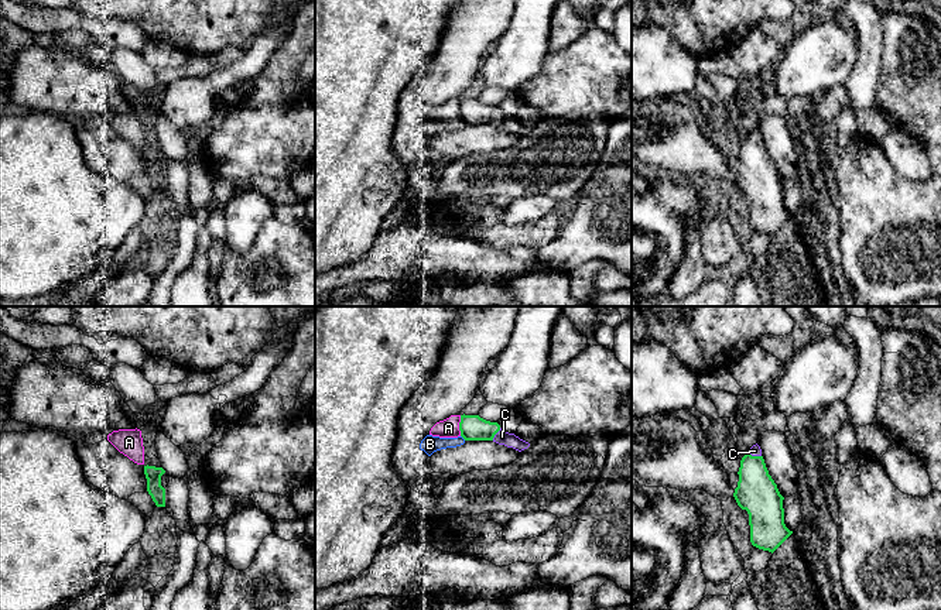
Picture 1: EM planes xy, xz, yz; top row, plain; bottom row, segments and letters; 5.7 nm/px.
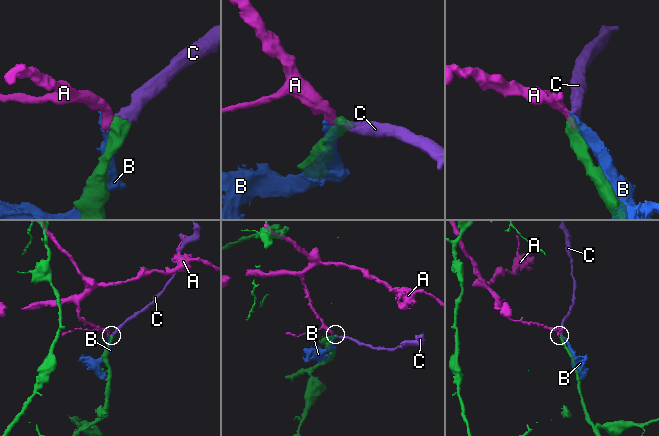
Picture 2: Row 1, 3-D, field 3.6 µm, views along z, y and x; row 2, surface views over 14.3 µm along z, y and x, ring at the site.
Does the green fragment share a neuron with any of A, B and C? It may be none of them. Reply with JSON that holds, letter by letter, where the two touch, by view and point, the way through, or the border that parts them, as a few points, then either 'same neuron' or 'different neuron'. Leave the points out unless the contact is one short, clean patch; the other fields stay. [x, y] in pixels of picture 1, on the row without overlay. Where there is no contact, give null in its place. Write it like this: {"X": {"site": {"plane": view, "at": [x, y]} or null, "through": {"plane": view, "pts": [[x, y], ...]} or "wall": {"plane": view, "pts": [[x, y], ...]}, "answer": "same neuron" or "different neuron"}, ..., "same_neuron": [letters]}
{"A": {"site": {"plane": "xz", "at": [459, 109]}, "wall": {"plane": "xz", "pts": [[461, 99], [459, 119]]}, "answer": "different neuron"}, "B": {"site": {"plane": "xz", "at": [464, 122]}, "answer": "different neuron"}, "C": {"site": {"plane": "xz", "at": [496, 116]}, "through": {"plane": "xz", "pts": [[472, 110], [496, 116], [502, 120]]}, "answer": "same neuron"}, "same_neuron": ["C"]}

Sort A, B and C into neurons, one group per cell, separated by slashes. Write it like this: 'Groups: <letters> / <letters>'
Groups: A B / C

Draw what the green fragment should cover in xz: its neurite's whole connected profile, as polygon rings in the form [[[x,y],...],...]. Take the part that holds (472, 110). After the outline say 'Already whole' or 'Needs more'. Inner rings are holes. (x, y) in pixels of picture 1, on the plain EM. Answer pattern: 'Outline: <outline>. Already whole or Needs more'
Outline: [[[461,99],[459,114],[465,124],[493,124],[519,136],[530,130],[514,117],[503,114],[497,106],[486,104],[479,99]]]. Needs more

